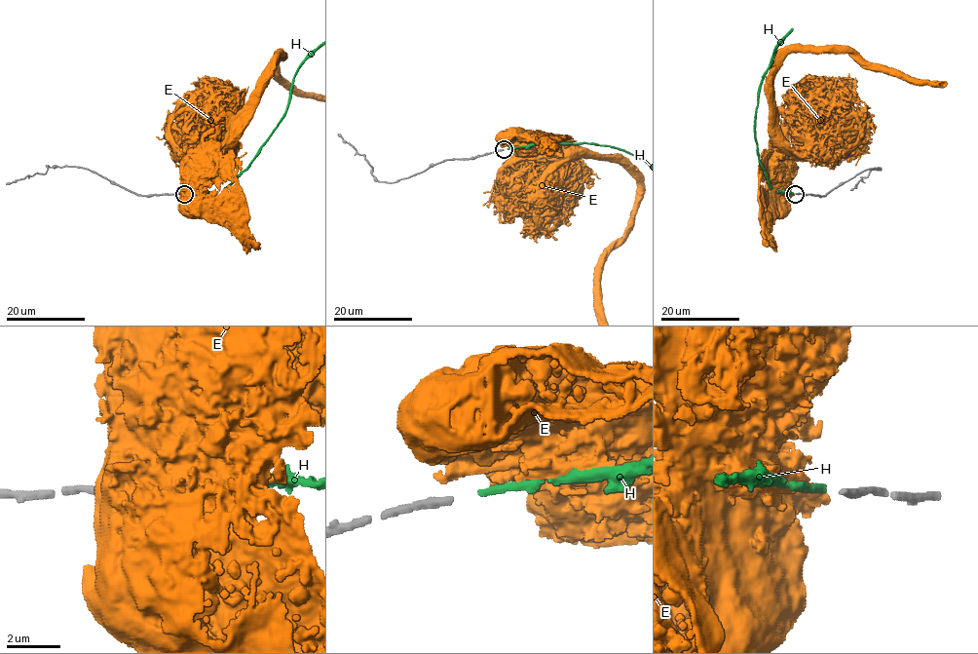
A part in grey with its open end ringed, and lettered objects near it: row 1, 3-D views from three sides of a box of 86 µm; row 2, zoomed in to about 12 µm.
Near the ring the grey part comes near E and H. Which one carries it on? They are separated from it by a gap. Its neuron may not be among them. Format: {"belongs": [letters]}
{"belongs": ["H"]}

